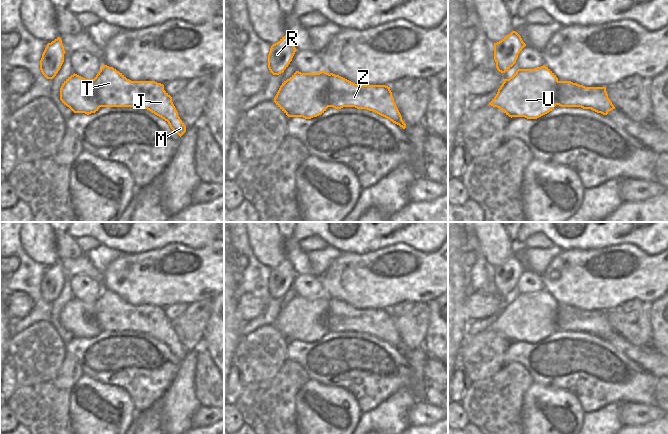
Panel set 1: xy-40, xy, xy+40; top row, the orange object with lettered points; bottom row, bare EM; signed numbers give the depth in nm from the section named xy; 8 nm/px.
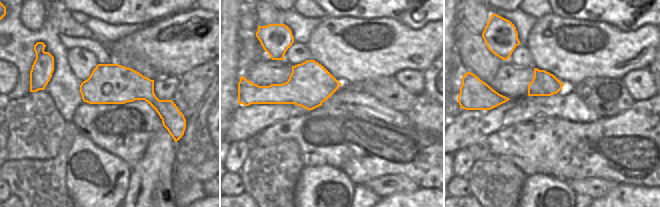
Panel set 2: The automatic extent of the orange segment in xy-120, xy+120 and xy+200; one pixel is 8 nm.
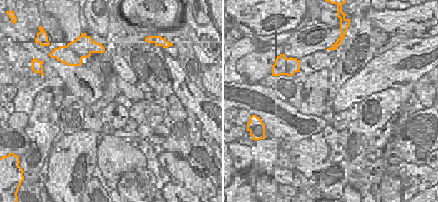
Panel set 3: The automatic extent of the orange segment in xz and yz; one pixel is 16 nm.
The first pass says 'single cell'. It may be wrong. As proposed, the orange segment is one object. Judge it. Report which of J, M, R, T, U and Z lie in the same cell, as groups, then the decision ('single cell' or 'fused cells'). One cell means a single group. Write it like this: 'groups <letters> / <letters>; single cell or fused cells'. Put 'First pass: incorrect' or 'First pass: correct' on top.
First pass: incorrect
groups J M T Z / R U; fused cells

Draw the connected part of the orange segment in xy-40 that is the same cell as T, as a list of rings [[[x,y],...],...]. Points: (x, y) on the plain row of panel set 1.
[[[102,289],[94,302],[94,320],[100,331],[147,333],[167,345],[180,361],[186,356],[186,350],[178,340],[172,321],[161,307],[131,305],[113,291]]]

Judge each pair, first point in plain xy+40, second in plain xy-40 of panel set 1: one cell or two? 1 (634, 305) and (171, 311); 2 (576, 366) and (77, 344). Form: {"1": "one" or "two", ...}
{"1": "one", "2": "one"}

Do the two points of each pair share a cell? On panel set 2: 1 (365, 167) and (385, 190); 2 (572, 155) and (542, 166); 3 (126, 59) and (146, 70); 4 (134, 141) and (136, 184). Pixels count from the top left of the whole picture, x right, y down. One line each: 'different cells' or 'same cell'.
1: different cells
2: same cell
3: same cell
4: different cells

